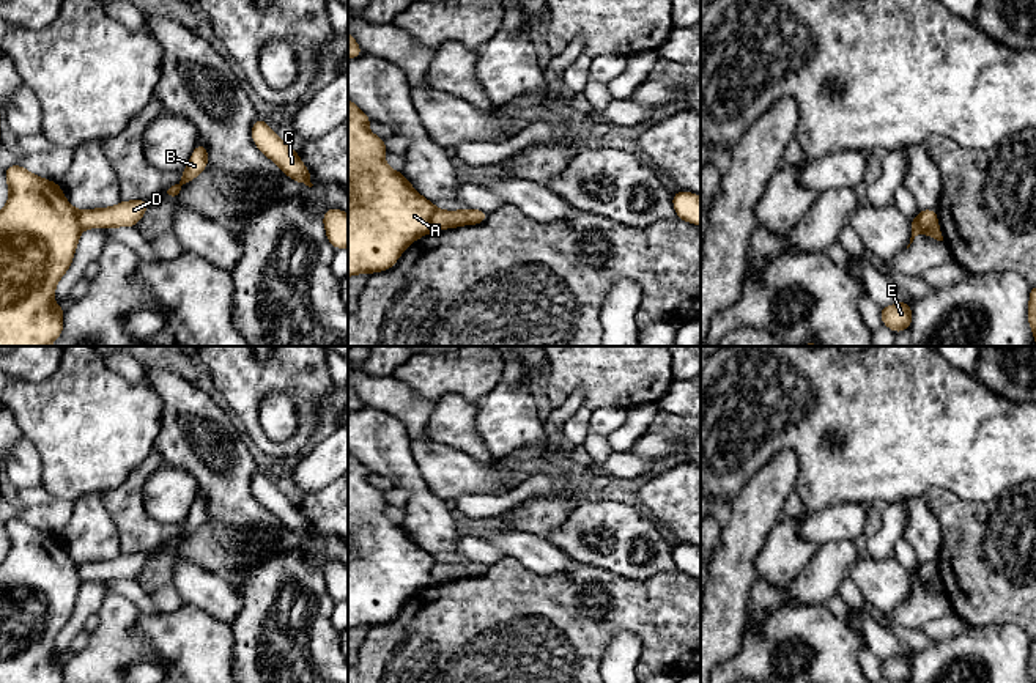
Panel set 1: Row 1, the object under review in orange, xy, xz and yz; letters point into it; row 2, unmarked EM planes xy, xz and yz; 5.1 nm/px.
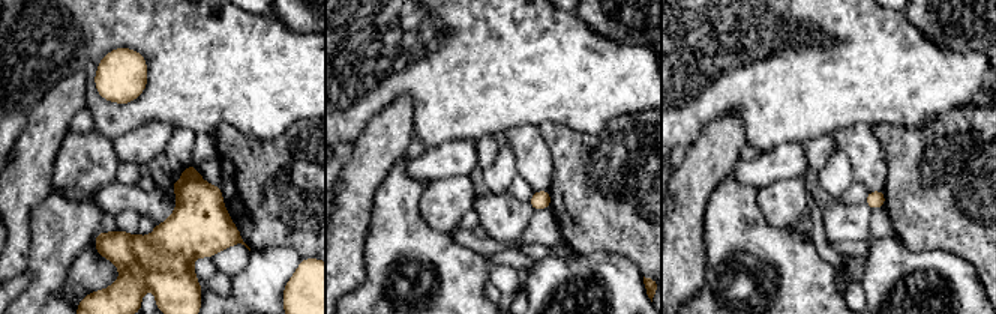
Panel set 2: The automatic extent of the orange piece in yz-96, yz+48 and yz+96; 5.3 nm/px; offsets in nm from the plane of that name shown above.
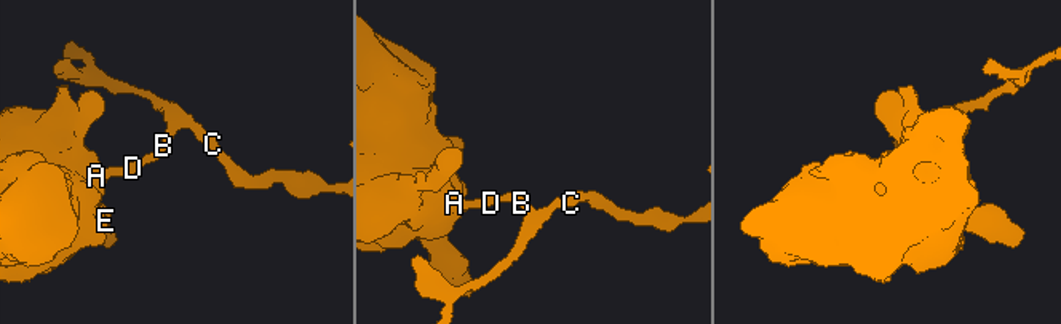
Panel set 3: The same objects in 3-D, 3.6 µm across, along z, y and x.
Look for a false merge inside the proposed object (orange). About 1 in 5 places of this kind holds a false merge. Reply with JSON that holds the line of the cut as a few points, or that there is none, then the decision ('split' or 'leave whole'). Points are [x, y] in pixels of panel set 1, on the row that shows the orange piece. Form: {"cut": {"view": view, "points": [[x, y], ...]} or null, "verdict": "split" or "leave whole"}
{"cut": {"view": "yz", "points": [[915, 217], [923, 225], [931, 225], [936, 221]]}, "verdict": "split"}

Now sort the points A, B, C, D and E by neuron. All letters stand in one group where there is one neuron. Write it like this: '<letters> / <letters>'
A E / B C D

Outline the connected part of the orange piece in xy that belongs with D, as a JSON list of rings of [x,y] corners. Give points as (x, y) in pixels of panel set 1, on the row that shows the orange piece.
[[[150,200],[120,201],[112,208],[82,209],[79,222],[82,228],[135,227],[143,217]]]

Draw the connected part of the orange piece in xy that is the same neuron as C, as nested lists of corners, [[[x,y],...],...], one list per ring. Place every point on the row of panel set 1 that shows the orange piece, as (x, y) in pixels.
[[[266,120],[252,124],[252,140],[287,176],[312,187],[310,170],[301,162],[299,153],[293,151],[268,126]]]

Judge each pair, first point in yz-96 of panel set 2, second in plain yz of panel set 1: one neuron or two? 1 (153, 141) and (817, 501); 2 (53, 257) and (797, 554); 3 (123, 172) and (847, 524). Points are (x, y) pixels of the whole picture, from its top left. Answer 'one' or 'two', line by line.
1: two
2: two
3: two

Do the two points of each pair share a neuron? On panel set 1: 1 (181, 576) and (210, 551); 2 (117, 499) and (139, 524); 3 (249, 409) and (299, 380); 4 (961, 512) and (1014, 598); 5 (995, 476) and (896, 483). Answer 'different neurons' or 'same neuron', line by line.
1: different neurons
2: same neuron
3: same neuron
4: same neuron
5: same neuron

